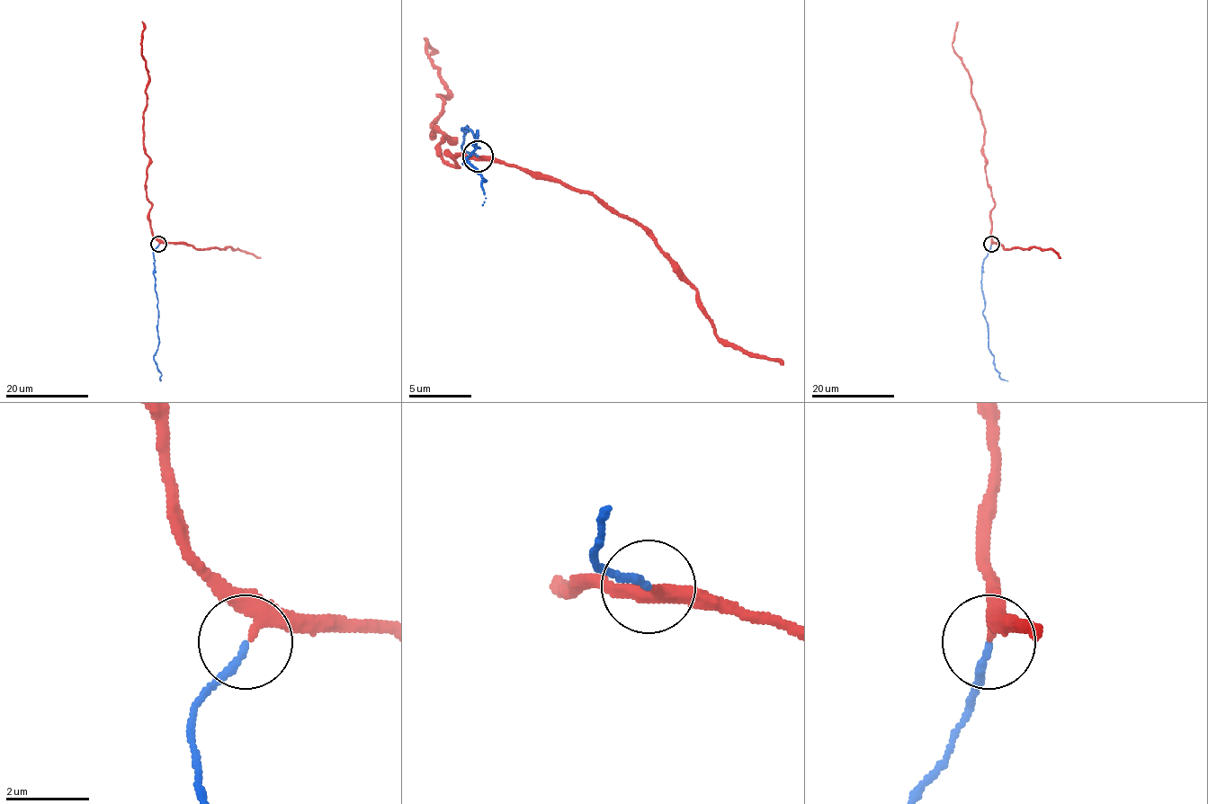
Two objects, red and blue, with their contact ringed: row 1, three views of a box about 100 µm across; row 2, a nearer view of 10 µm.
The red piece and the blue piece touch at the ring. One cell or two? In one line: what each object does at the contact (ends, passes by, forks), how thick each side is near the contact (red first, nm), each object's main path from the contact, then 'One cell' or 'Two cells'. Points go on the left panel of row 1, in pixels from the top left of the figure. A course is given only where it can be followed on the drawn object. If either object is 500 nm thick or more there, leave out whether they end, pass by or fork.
At the ring red passes by. At the ring blue ends. Thickness 260 nm (red) against 170 nm. Course of red: (159, 245), (148, 218), (151, 205), (146, 186), (148, 160), (144, 110), (148, 75), (141, 54), (141, 22). Course of blue: (158, 245), (153, 252), (158, 300), (158, 349), (153, 360), (161, 376), (160, 381). One cell

